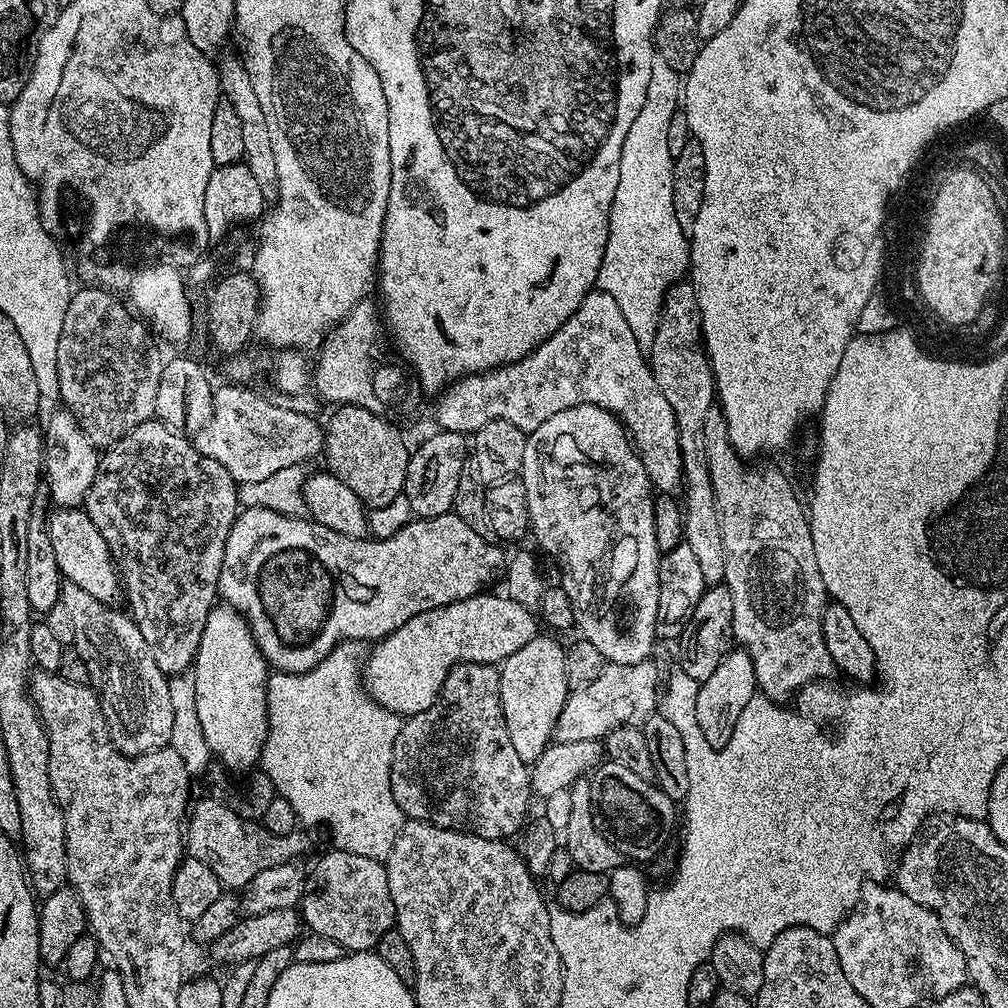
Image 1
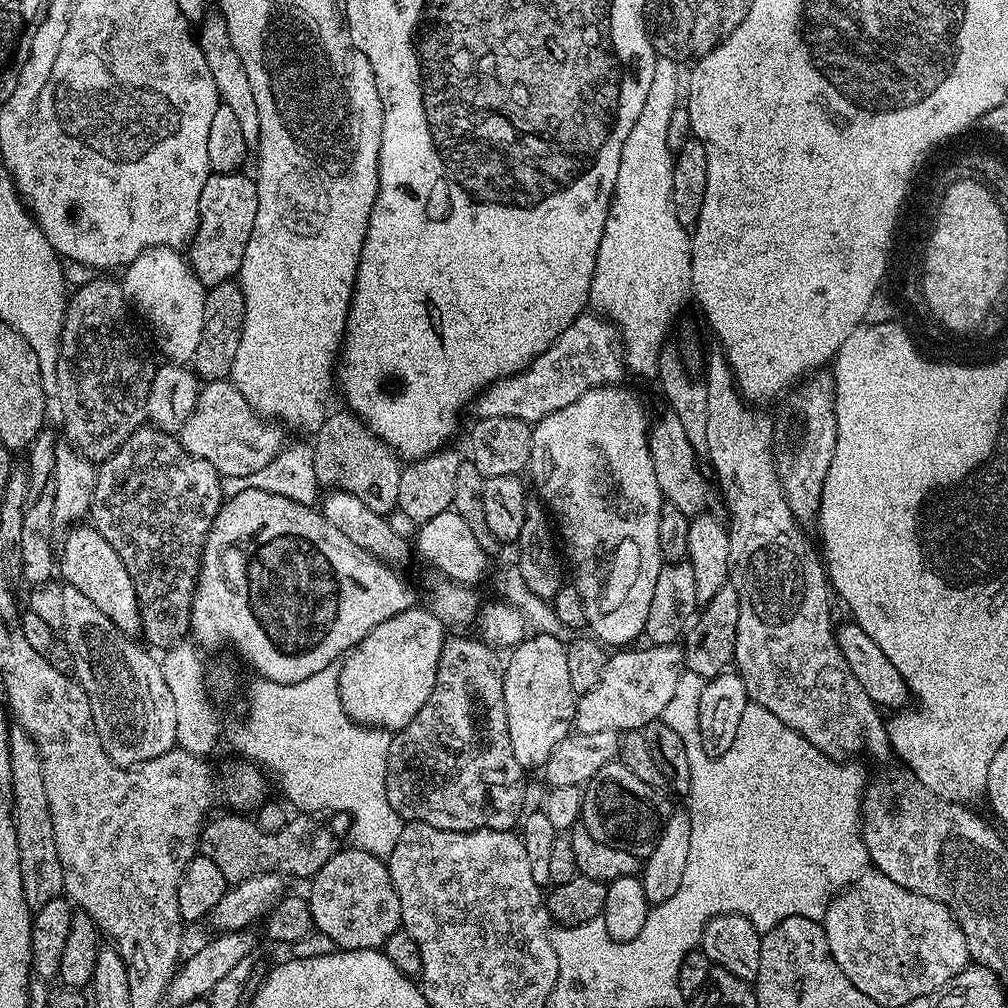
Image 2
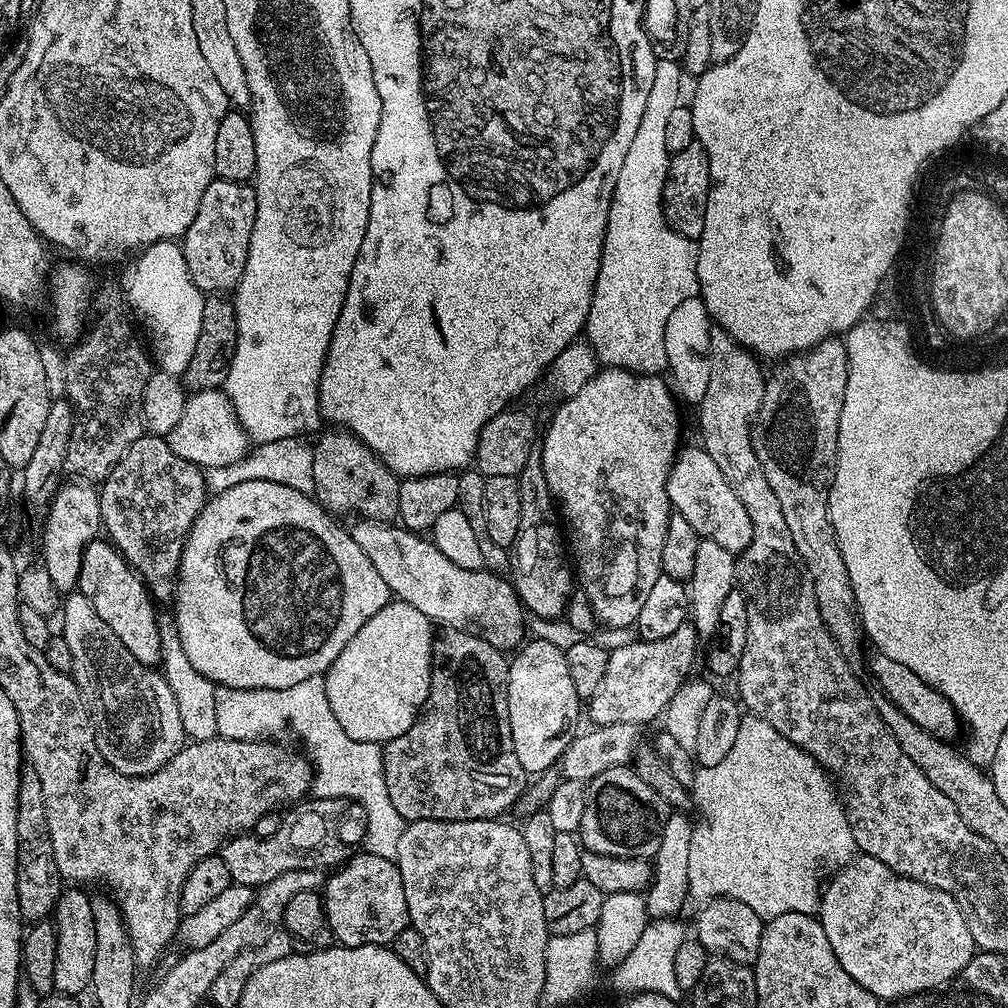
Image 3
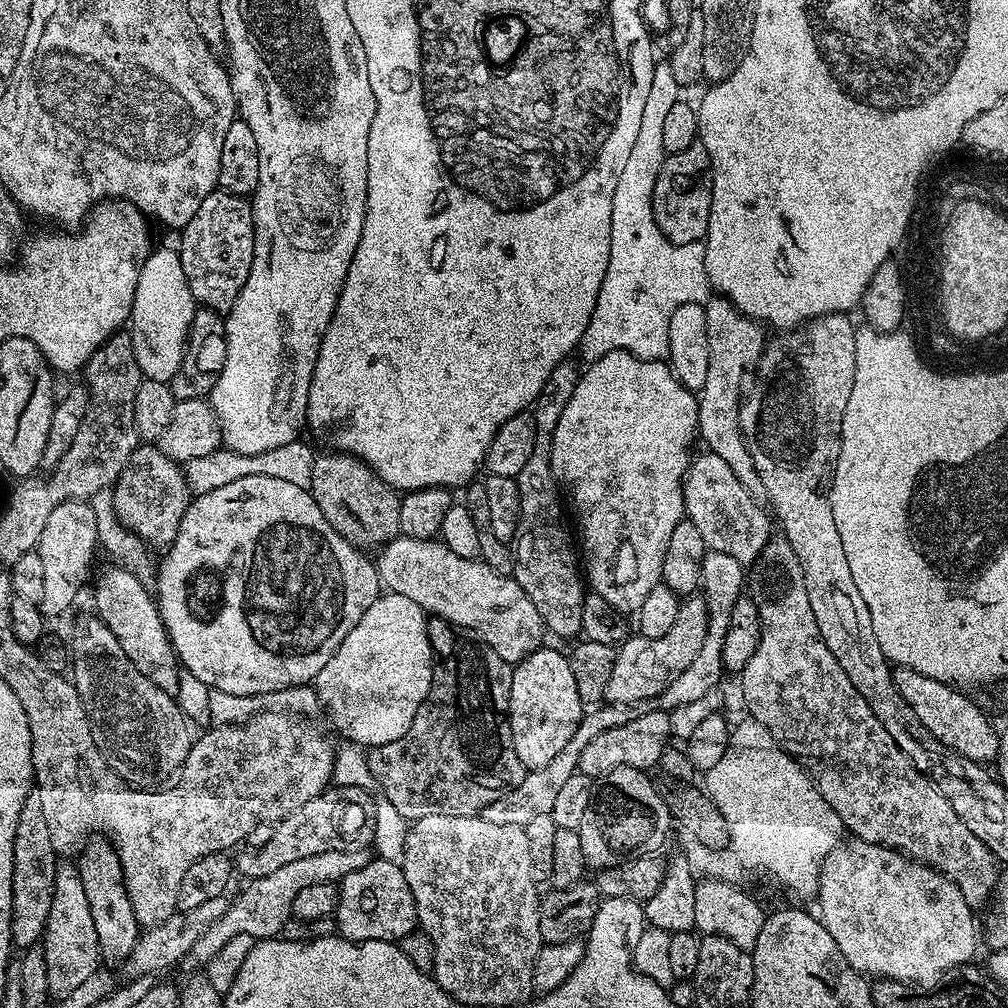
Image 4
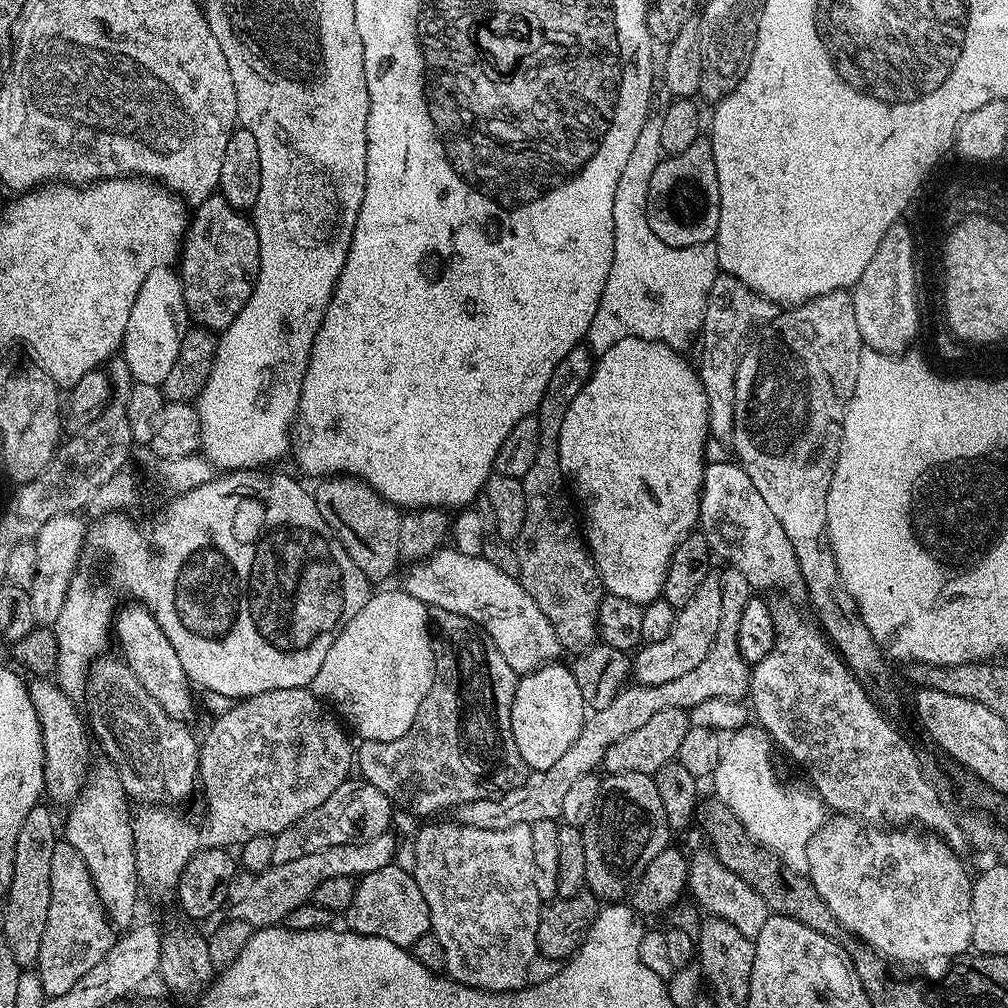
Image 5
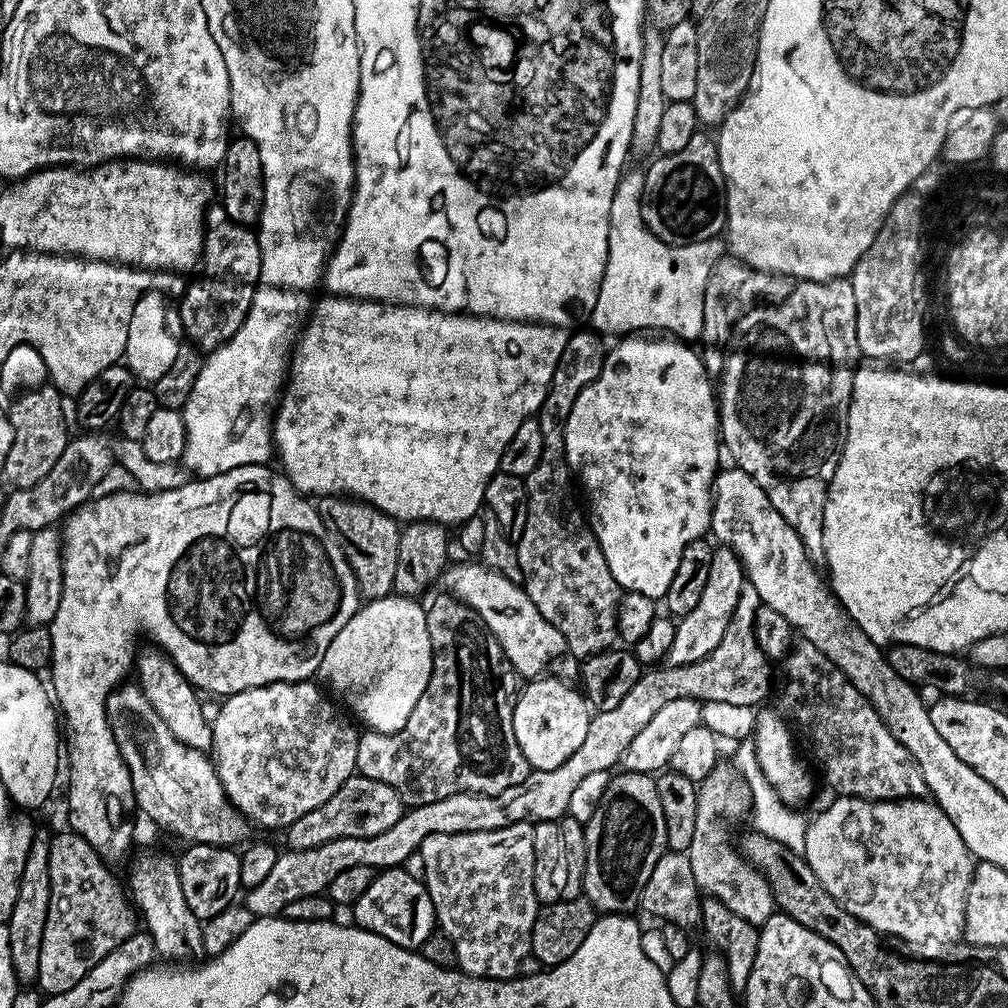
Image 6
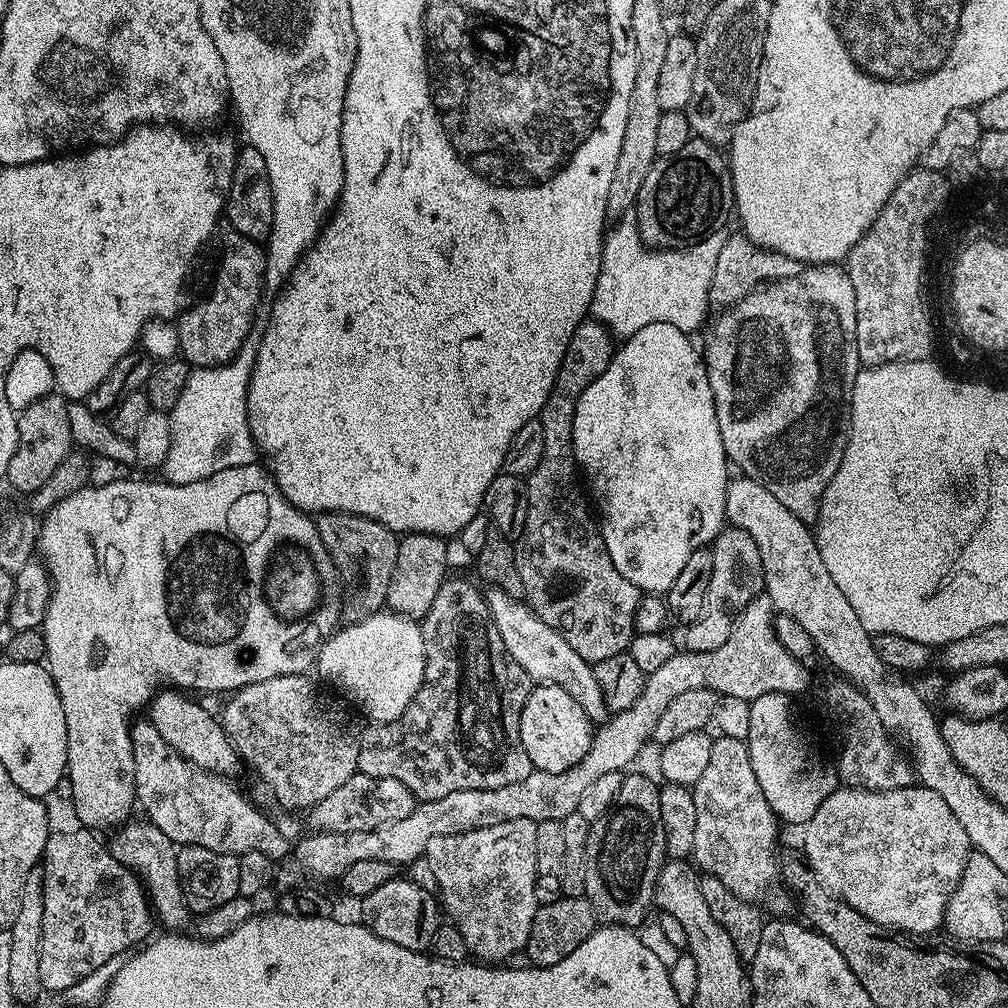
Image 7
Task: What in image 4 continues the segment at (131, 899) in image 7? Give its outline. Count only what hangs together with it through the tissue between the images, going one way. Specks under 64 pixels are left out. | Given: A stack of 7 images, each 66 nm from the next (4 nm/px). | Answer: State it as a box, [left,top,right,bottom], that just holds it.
[42,862,101,1002]

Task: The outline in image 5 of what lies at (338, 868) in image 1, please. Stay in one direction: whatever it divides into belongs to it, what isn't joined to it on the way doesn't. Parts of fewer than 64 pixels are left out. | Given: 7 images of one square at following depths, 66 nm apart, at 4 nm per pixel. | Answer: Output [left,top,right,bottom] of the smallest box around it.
[346,862,432,949]

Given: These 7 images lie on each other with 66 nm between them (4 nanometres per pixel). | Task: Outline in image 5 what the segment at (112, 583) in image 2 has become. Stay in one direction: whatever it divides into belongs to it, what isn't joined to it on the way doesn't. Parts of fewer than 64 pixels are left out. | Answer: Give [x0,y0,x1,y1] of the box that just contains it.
[114,602,194,721]

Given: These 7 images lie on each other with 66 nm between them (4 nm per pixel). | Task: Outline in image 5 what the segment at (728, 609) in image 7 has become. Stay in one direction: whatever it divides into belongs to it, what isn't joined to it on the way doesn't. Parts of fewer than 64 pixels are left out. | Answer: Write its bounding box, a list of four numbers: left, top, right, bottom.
[631,574,722,686]

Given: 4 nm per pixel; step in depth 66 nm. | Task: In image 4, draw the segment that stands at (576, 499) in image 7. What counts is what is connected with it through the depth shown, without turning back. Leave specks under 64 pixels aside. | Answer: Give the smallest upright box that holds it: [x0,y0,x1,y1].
[514,362,586,637]

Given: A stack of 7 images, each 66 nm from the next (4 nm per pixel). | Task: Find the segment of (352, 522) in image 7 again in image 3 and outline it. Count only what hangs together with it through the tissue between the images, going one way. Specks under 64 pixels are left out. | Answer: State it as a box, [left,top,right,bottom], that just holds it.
[311,430,400,522]

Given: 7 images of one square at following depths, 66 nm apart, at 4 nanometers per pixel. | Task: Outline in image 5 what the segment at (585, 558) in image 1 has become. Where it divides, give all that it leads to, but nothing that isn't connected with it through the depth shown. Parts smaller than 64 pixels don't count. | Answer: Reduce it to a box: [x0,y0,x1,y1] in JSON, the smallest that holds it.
[558,336,710,606]

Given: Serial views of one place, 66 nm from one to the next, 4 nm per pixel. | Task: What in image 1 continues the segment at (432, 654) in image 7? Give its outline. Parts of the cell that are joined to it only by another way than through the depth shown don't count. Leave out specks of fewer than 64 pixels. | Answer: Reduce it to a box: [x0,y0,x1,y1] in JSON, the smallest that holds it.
[390,661,534,841]

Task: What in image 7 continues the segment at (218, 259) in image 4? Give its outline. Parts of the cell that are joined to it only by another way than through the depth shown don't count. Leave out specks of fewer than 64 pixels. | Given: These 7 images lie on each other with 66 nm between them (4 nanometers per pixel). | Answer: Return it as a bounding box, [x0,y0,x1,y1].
[174,230,266,368]

